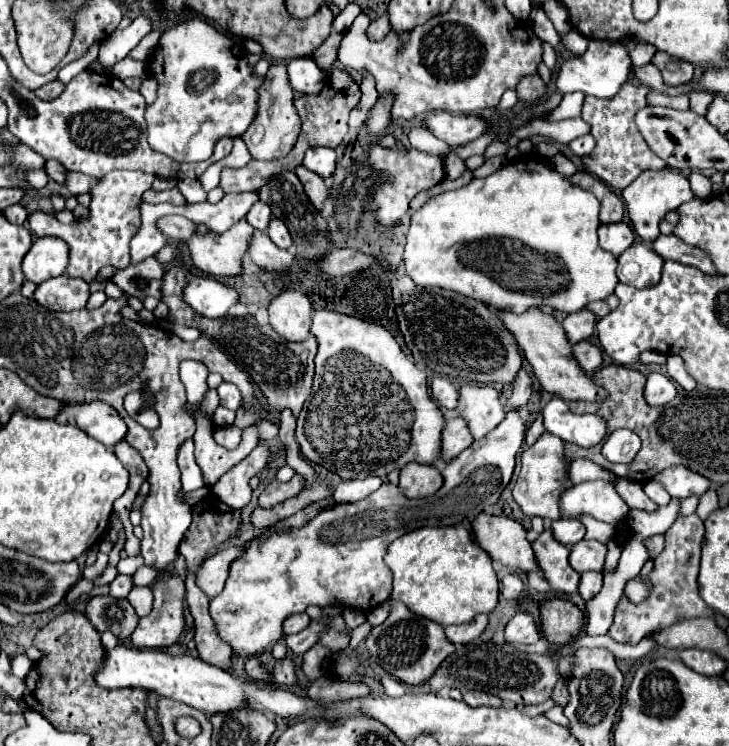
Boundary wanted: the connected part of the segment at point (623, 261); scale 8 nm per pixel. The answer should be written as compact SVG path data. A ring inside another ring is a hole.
M633 243L617 257L617 263L617 277L625 285L645 289L659 283L661 279L663 259L655 255L647 243Z

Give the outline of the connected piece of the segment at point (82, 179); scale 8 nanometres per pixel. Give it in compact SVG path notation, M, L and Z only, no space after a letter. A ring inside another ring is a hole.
M69 171L65 185L69 187L69 191L71 191L73 195L77 195L77 193L87 193L87 191L91 191L91 187L95 187L97 181L99 181L97 177L87 177L87 175L83 175L83 173L71 173L71 171Z

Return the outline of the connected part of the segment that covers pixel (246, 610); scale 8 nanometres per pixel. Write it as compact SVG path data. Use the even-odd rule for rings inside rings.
M507 411L507 417L495 427L487 437L481 441L473 441L471 447L467 447L459 457L447 463L443 469L443 487L425 499L407 499L399 487L383 483L373 495L369 495L363 501L357 503L345 503L335 505L327 511L321 511L309 525L303 529L293 529L287 533L273 533L263 531L263 539L251 545L251 549L245 551L243 557L239 557L231 565L231 575L225 583L225 589L219 597L211 599L211 617L217 623L219 635L223 641L227 641L233 651L241 657L251 657L255 653L265 651L269 645L279 641L283 637L283 621L293 615L305 611L309 605L331 605L339 603L341 607L355 607L361 609L363 601L369 601L369 609L383 603L391 595L391 569L387 565L379 567L377 563L369 561L367 555L385 555L391 541L397 537L409 533L411 529L419 529L425 525L459 525L463 521L473 521L475 515L479 515L487 505L493 505L503 489L507 487L513 467L515 467L515 455L525 439L525 419L521 417L521 411Z

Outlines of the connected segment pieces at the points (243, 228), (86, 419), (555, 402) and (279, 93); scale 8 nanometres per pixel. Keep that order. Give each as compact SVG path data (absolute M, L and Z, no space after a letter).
M245 219L219 235L193 235L189 239L191 259L207 275L239 277L243 275L243 257L251 235L253 227Z
M101 401L63 405L59 415L55 417L55 421L83 429L89 437L97 439L99 443L103 443L109 449L115 443L119 443L127 433L127 427L125 427L123 419L119 417L119 413Z
M553 397L545 405L543 417L545 429L549 433L585 449L595 447L605 437L605 421L601 417L593 414L574 414L559 397Z
M271 65L265 83L259 89L257 117L251 123L251 127L241 135L241 139L245 141L253 159L279 159L293 149L299 131L301 131L301 121L293 107L293 91L287 81L287 69L285 65Z

